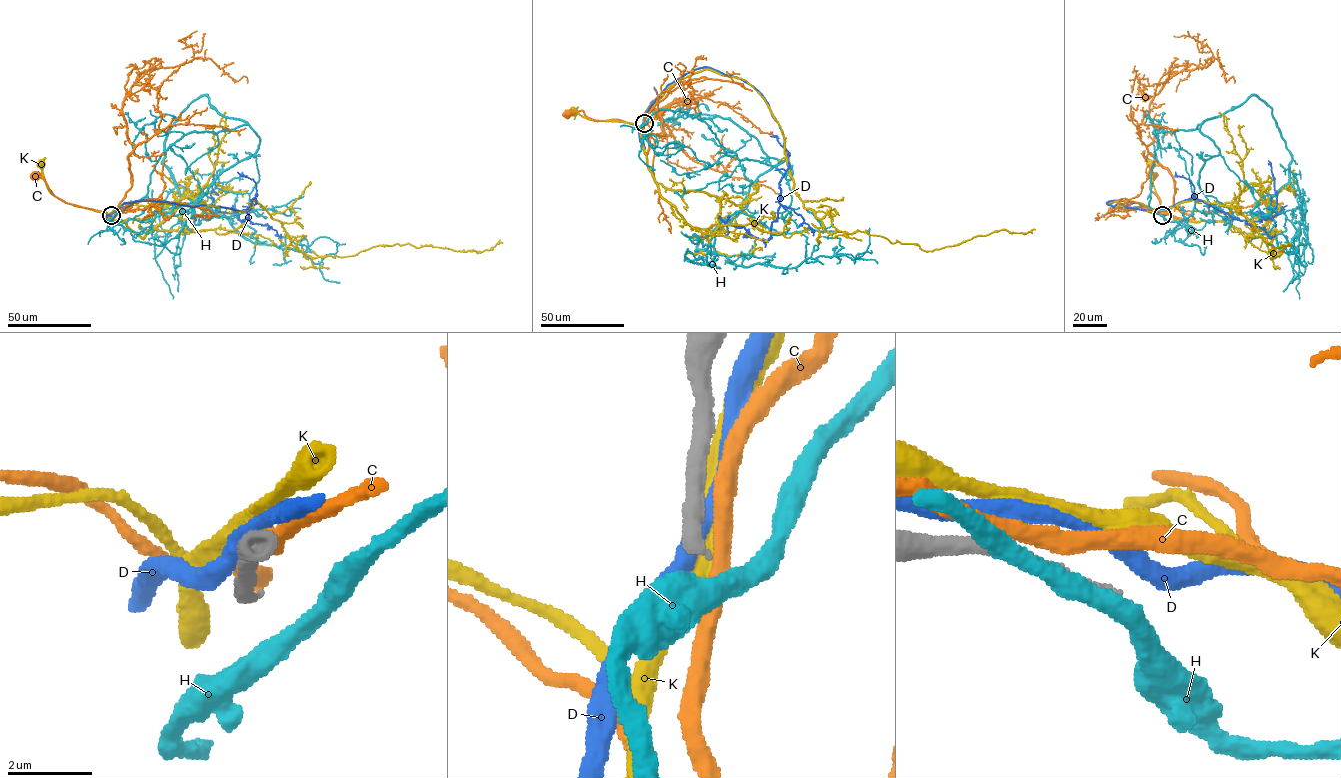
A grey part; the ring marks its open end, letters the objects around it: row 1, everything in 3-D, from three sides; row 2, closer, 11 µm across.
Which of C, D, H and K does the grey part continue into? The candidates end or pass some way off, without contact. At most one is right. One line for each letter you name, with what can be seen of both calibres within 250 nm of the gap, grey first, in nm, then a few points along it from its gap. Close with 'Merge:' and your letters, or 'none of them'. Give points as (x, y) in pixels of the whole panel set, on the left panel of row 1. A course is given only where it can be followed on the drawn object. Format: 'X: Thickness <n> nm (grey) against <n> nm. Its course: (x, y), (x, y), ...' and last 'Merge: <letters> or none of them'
Merge: none of them

